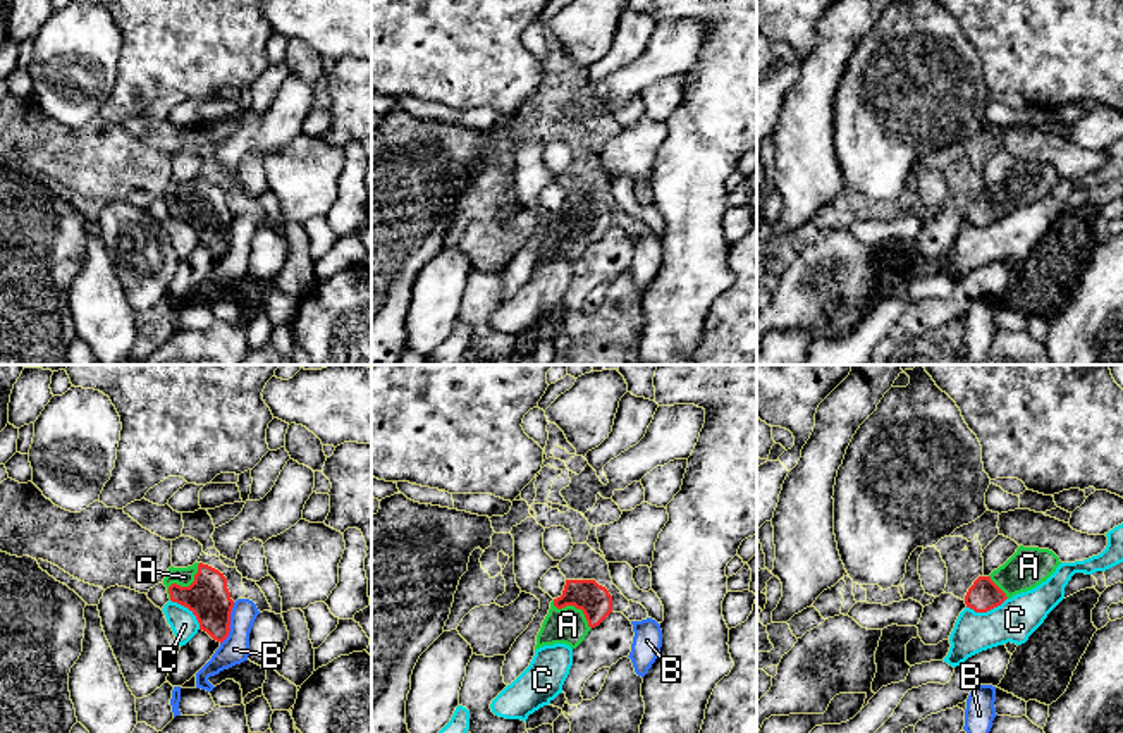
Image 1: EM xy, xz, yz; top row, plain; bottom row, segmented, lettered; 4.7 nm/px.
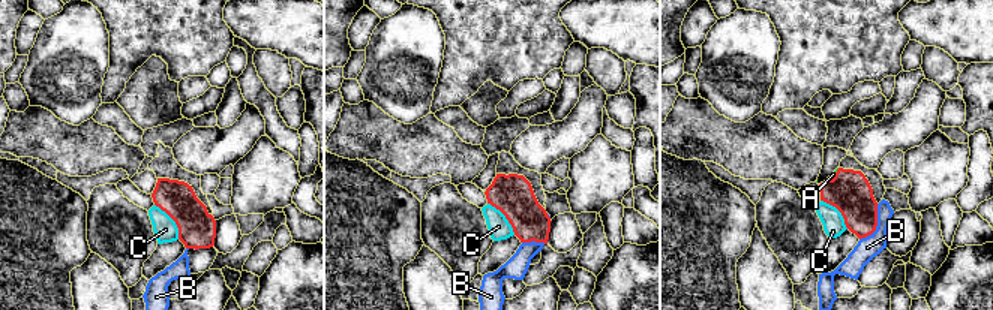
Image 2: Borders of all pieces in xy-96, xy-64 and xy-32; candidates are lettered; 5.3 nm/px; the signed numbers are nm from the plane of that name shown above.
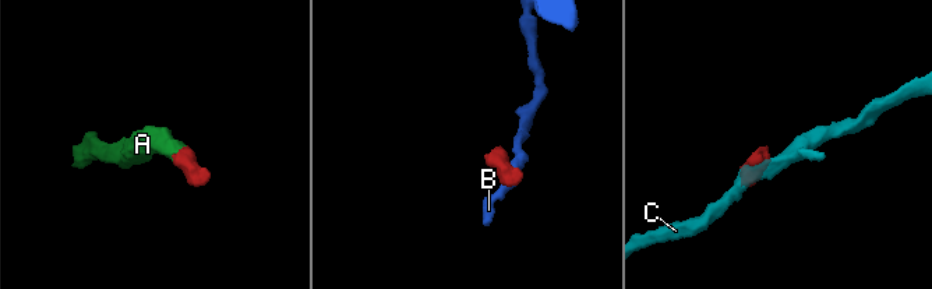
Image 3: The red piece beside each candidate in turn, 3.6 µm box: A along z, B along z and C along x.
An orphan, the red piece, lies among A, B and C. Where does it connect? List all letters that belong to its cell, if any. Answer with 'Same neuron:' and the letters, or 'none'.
Same neuron: A

